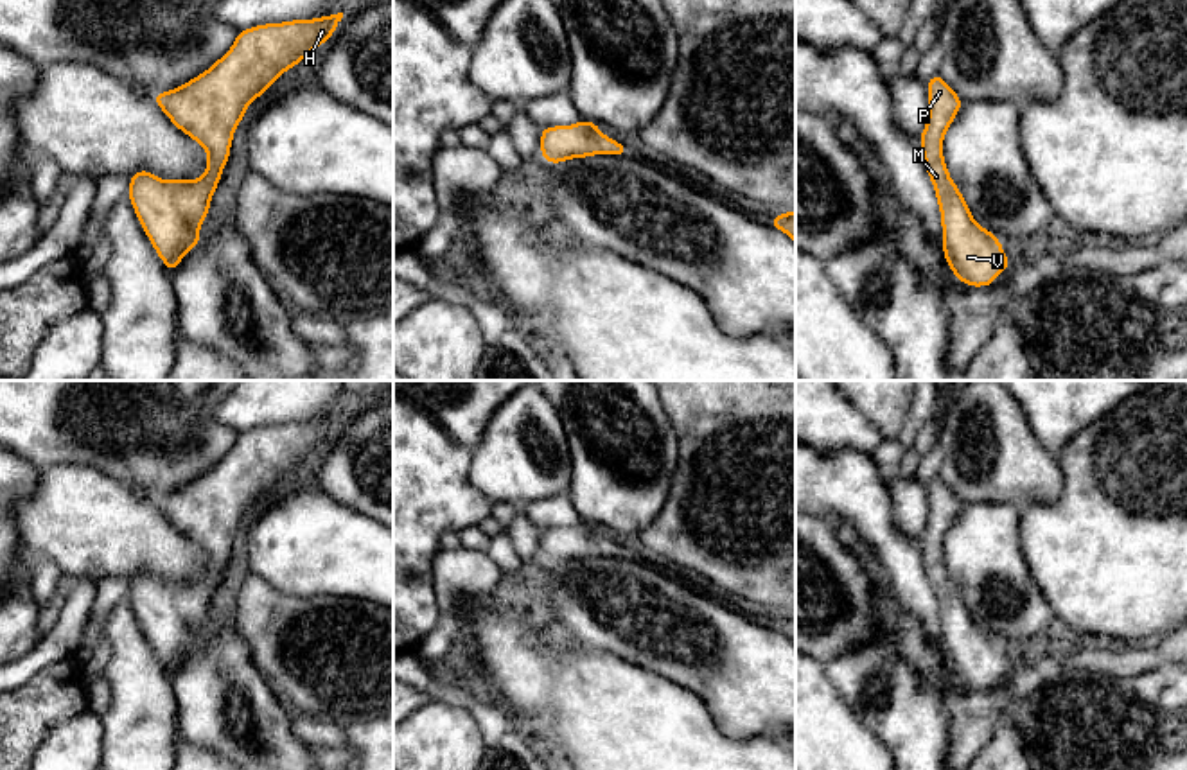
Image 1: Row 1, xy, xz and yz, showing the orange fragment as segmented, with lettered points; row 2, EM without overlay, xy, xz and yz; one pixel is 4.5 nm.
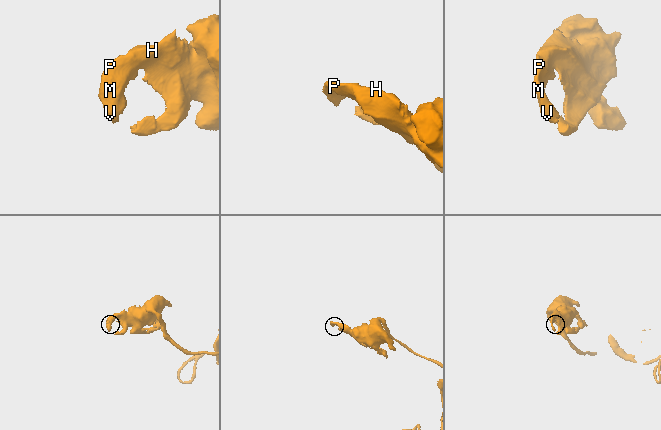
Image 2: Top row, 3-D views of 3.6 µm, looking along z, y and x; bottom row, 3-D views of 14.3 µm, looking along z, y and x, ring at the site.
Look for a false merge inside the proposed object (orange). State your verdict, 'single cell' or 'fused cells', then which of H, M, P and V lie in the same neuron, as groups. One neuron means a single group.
single cell; groups H M P V

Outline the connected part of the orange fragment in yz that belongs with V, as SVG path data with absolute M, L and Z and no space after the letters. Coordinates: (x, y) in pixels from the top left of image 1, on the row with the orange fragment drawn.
M939 75L927 81L928 117L919 144L927 174L936 188L941 212L943 255L955 278L972 287L993 285L1011 267L998 237L972 215L959 187L950 178L943 154L943 138L957 117L963 101Z

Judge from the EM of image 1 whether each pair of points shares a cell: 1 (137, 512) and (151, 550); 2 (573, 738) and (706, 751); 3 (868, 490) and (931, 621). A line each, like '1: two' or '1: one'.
1: one
2: one
3: one

